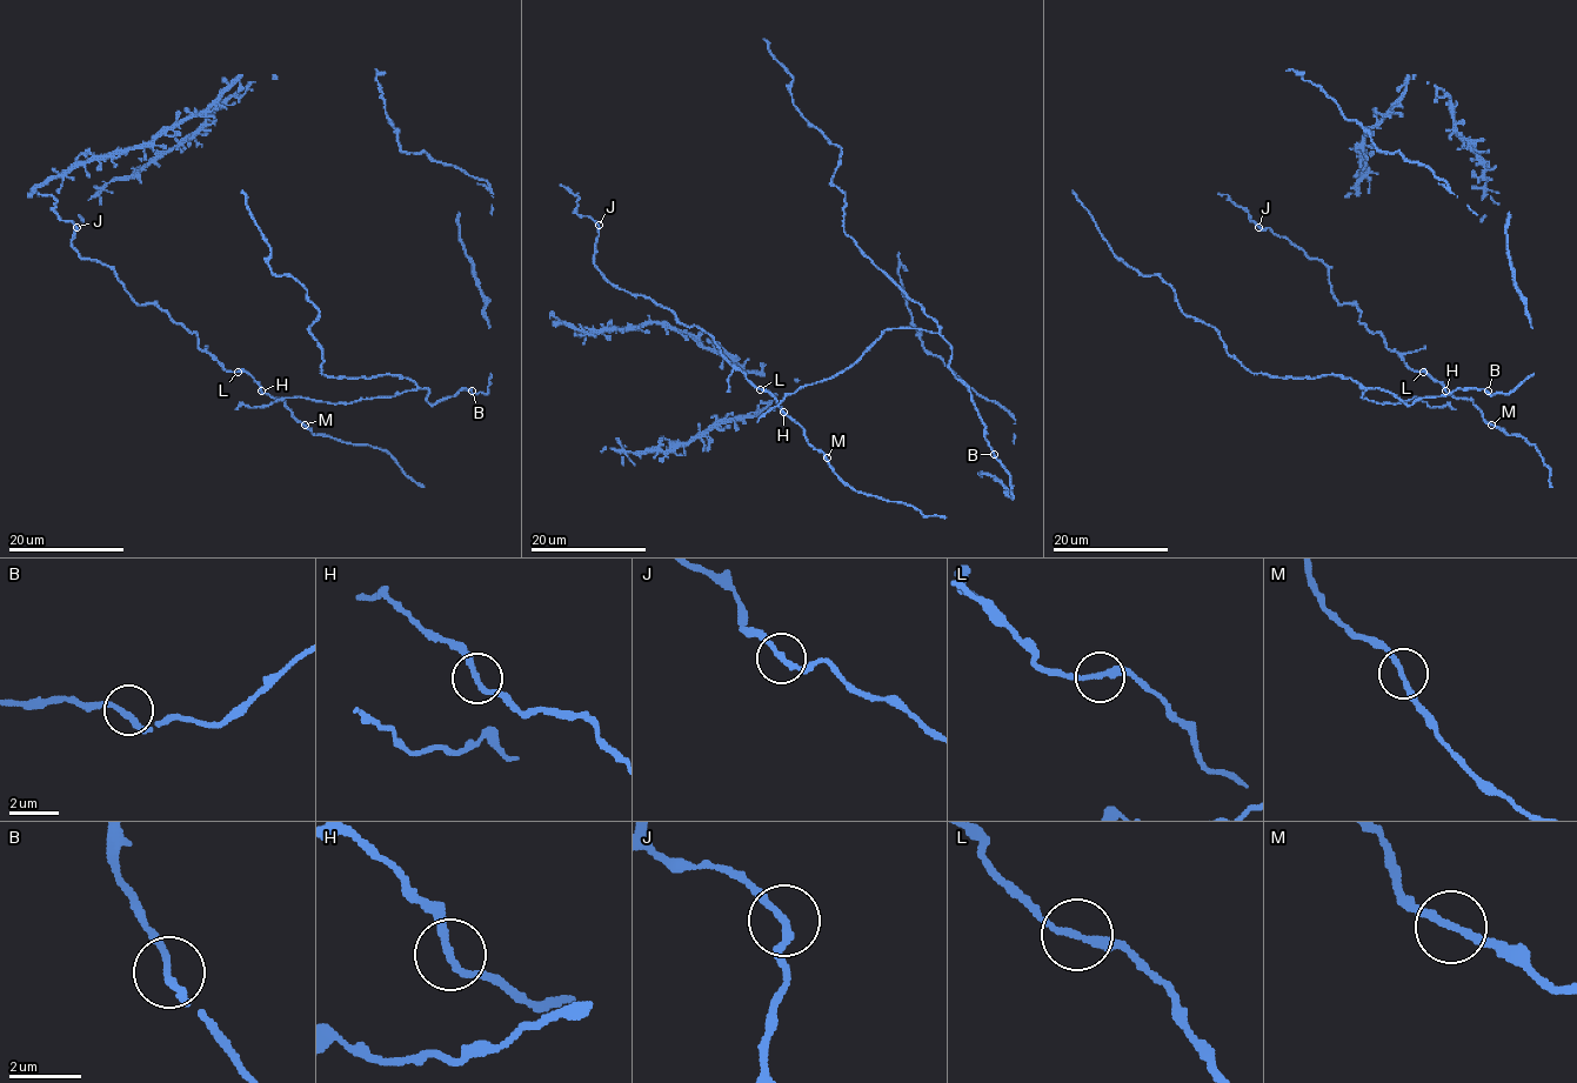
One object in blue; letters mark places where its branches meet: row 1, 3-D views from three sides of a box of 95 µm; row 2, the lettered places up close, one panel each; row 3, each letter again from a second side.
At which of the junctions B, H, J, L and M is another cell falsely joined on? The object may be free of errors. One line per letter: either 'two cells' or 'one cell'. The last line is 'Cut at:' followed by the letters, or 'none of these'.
B: one cell
H: one cell
J: one cell
L: one cell
M: one cell
Cut at: none of these

